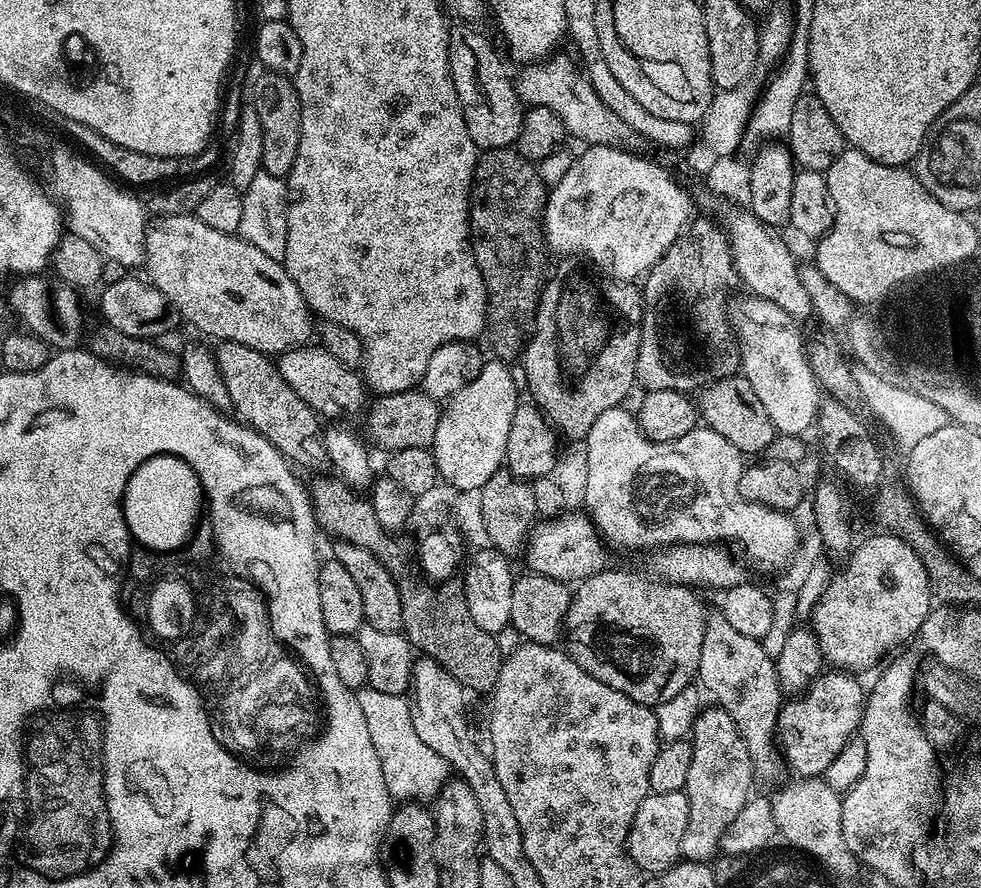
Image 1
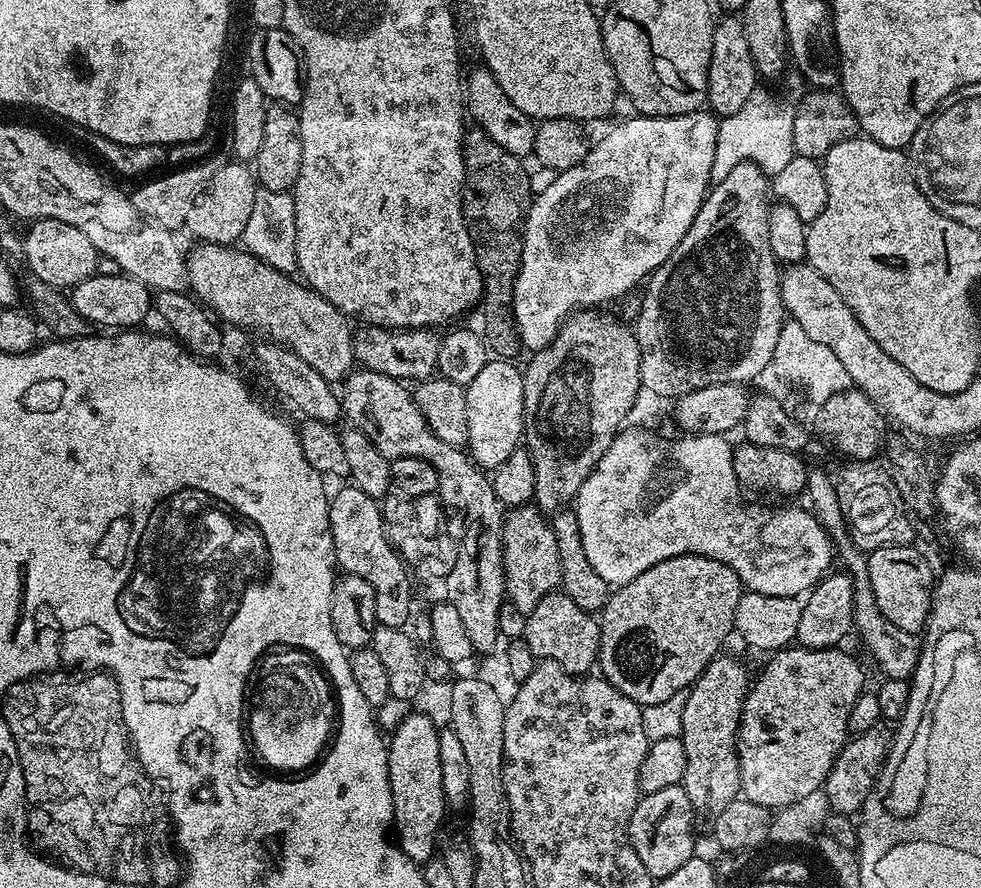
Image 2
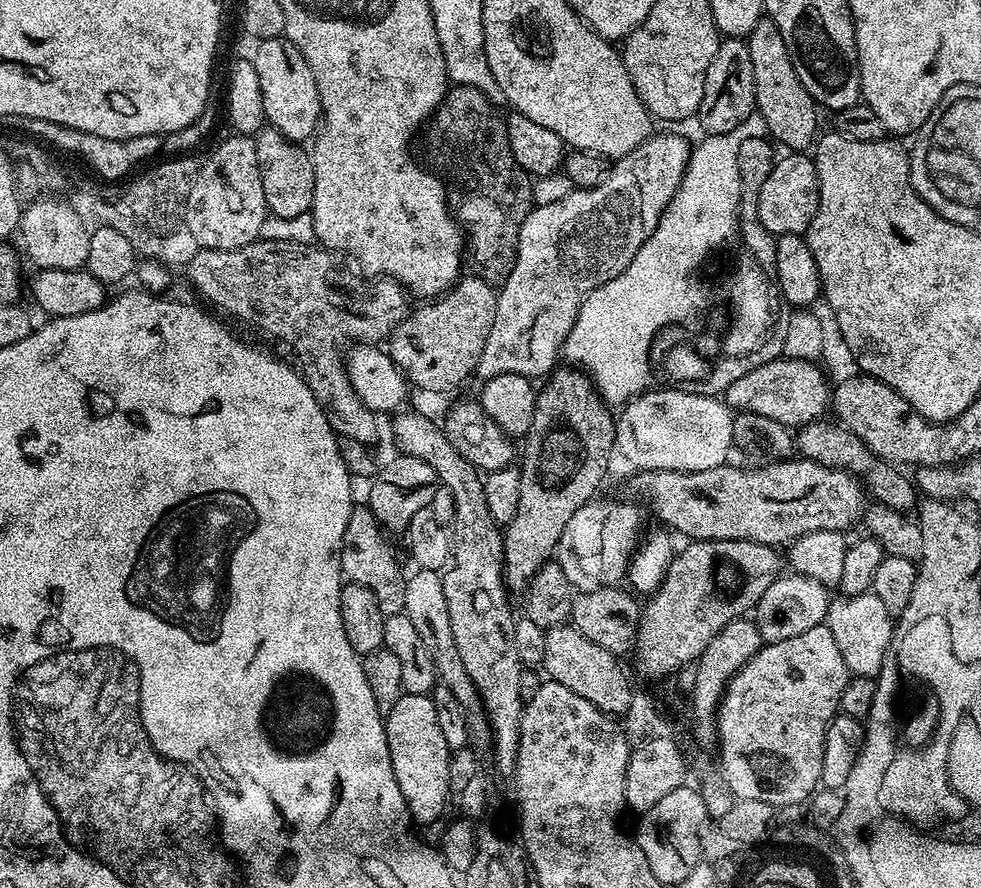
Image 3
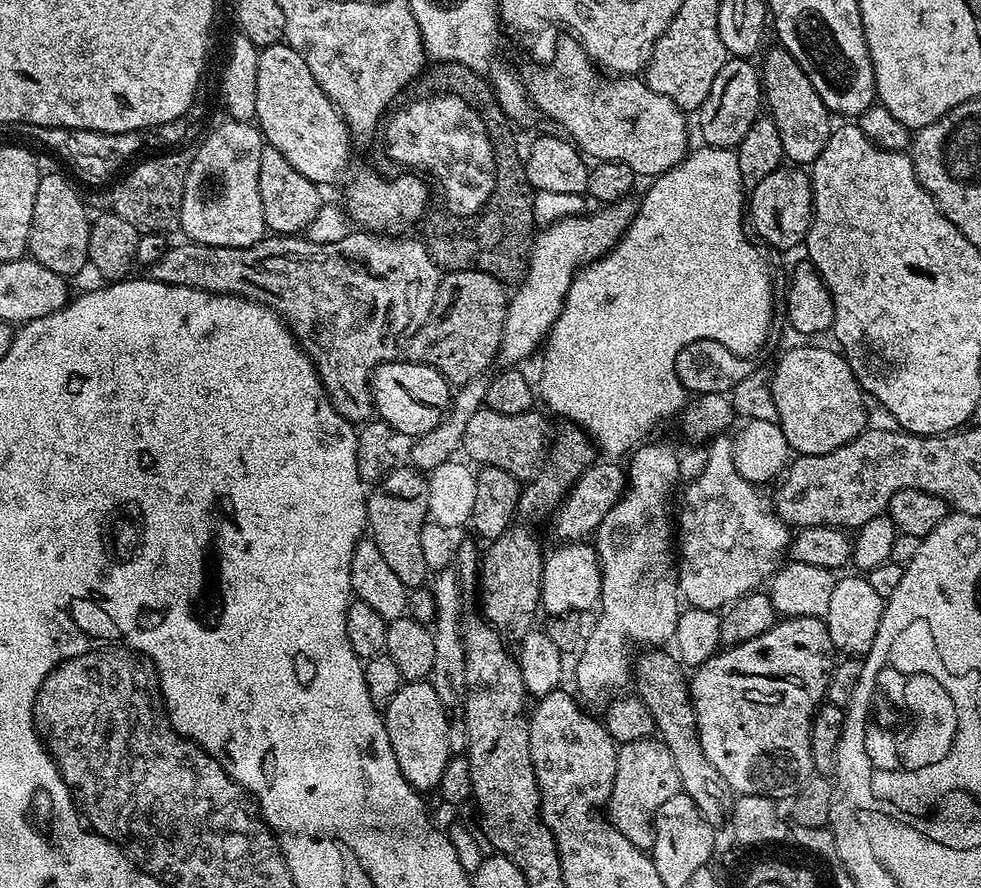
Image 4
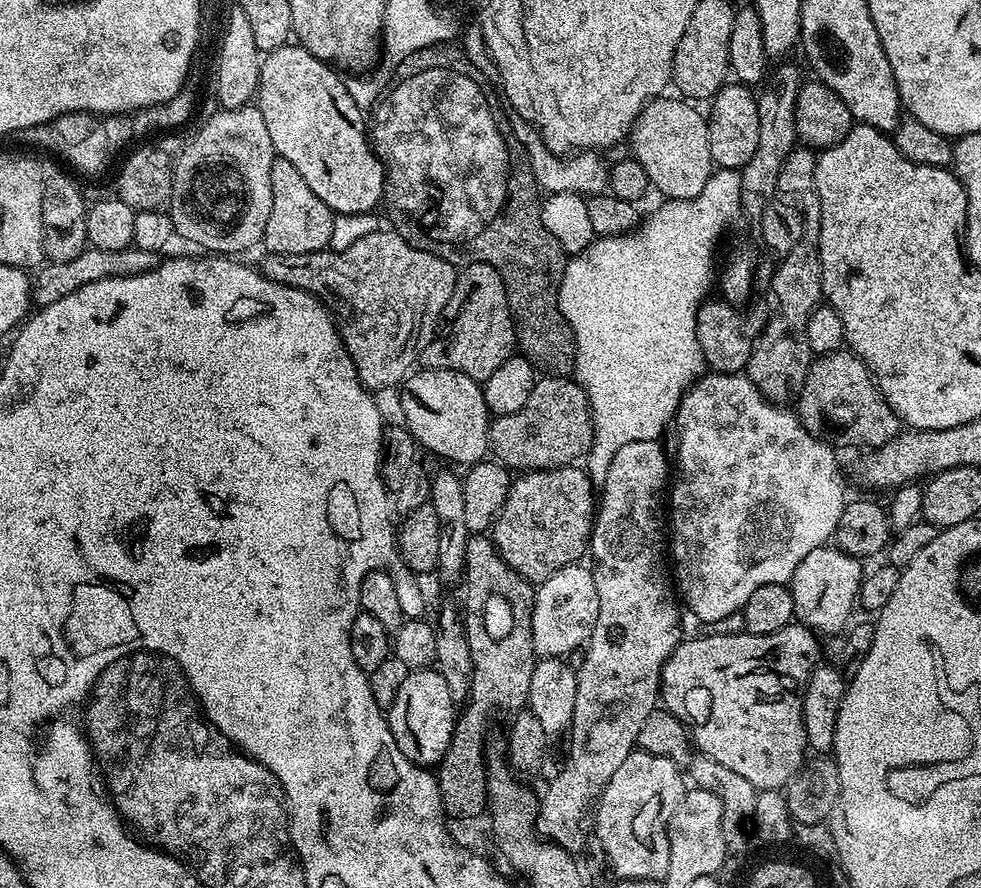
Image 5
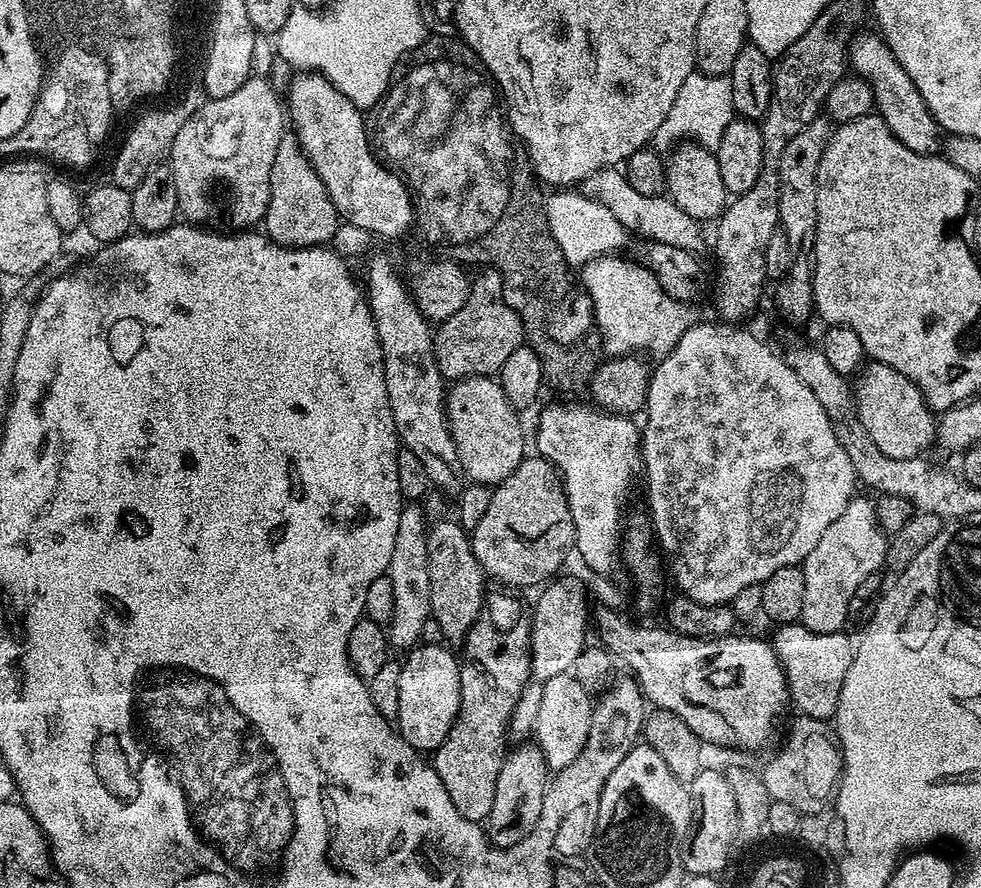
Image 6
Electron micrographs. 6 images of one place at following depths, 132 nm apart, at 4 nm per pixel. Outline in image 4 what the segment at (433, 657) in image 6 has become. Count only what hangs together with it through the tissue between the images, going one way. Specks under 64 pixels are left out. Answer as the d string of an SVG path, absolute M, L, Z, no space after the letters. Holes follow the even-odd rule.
M423 680L401 683L398 694L394 694L390 706L382 715L386 730L390 734L390 746L394 746L394 758L398 758L398 766L402 770L406 782L410 782L410 786L421 794L428 794L431 788L432 791L439 789L442 770L446 770L452 756L447 741L450 716L442 706L438 694L432 689L432 685Z

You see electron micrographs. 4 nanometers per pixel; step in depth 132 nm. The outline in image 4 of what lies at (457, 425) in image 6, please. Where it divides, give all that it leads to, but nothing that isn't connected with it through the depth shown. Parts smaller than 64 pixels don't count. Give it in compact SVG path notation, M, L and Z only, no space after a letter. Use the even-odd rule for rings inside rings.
M407 358L390 360L380 364L370 373L372 389L372 407L375 415L383 420L393 433L411 438L425 436L434 426L438 426L448 411L453 389L448 380L440 372L425 364L413 364Z

